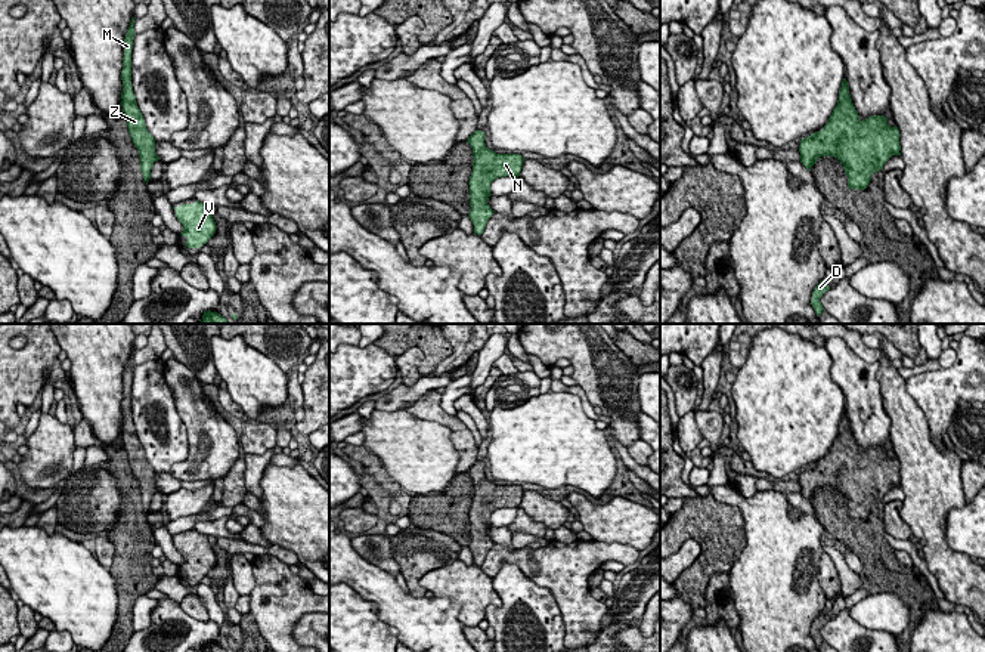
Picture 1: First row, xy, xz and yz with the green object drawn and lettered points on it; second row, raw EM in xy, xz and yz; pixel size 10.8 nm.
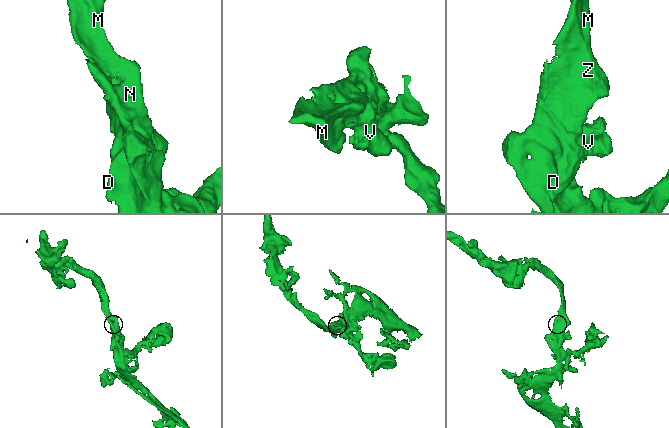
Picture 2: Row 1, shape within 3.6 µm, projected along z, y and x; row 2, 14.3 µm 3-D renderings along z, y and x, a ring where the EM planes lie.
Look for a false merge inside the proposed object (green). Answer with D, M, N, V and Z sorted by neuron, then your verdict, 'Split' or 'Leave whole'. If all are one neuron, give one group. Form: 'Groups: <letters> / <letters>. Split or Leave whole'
Groups: D M N V Z. Leave whole

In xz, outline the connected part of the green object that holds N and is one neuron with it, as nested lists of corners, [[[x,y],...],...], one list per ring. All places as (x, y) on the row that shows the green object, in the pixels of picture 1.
[[[476,130],[467,140],[473,148],[473,172],[470,176],[470,214],[474,234],[481,235],[493,210],[487,204],[490,183],[504,176],[520,176],[524,158],[520,154],[496,154],[484,143],[486,135]]]

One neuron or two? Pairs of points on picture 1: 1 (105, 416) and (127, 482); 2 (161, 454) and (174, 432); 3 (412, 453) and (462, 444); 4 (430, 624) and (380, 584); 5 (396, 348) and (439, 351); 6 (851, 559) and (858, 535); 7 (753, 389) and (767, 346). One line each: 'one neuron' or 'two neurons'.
1: two neurons
2: one neuron
3: two neurons
4: one neuron
5: one neuron
6: two neurons
7: one neuron

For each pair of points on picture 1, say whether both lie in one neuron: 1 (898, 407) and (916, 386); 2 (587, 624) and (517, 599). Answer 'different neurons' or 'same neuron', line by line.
1: different neurons
2: different neurons

